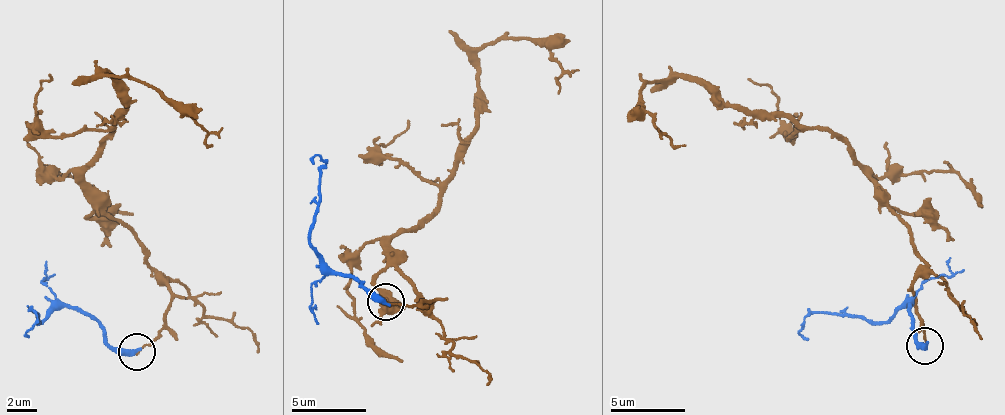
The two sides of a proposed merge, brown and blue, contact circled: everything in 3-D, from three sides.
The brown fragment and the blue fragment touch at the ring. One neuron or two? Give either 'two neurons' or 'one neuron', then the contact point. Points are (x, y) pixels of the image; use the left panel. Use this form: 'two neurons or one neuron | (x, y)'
two neurons | (136, 352)

